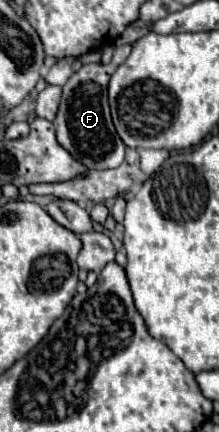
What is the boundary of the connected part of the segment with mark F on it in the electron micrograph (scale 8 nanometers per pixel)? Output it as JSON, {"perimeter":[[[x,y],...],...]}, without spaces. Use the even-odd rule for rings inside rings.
{"perimeter":[[[132,45],[116,47],[110,63],[106,63],[106,65],[104,63],[86,63],[64,85],[60,109],[54,119],[56,137],[58,137],[58,143],[62,147],[66,147],[74,155],[74,159],[78,159],[88,169],[110,169],[110,167],[118,167],[124,161],[126,145],[118,137],[112,117],[110,117],[108,81],[110,81],[110,75],[118,69],[118,65],[122,65],[126,61],[130,51],[132,51]]]}

